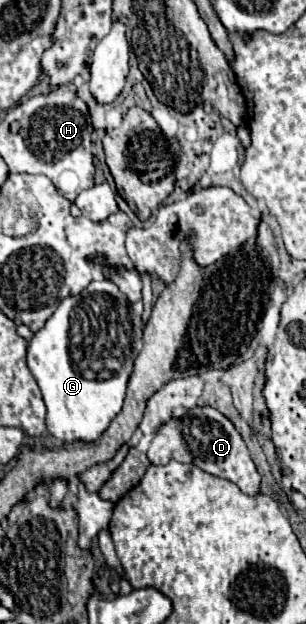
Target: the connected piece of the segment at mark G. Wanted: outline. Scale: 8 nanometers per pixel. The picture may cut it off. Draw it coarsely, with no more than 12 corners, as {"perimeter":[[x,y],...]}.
{"perimeter":[[110,280],[60,302],[28,368],[62,442],[122,410],[142,324]]}

